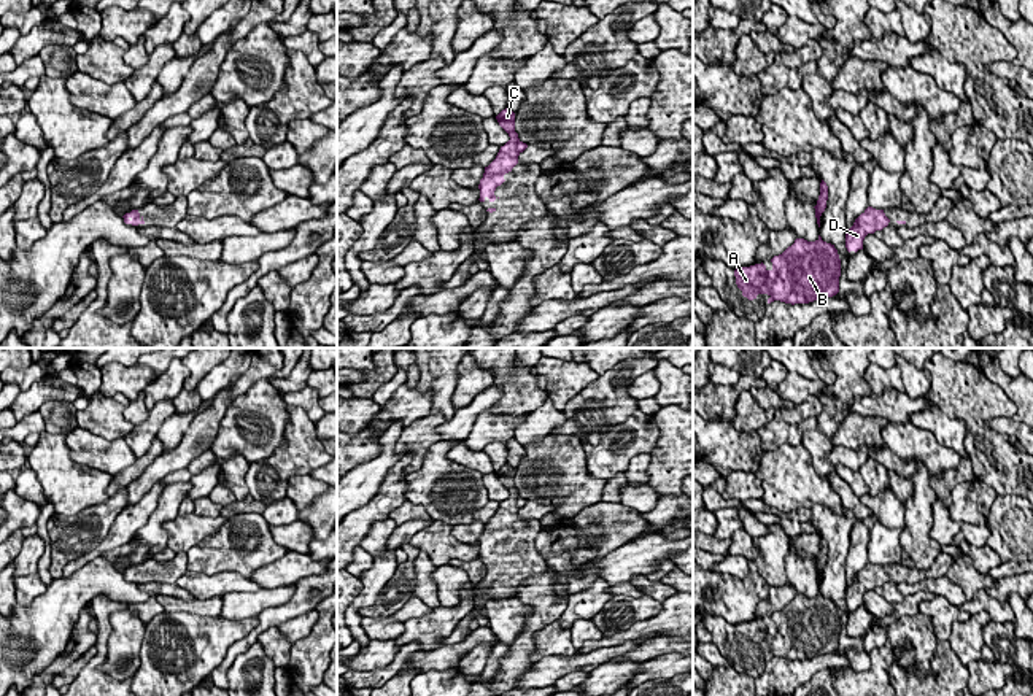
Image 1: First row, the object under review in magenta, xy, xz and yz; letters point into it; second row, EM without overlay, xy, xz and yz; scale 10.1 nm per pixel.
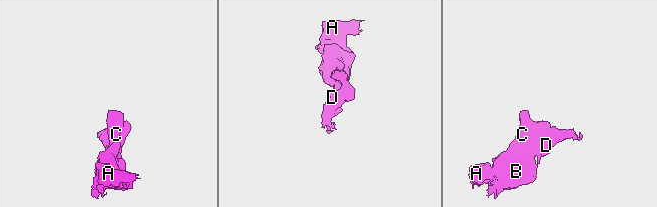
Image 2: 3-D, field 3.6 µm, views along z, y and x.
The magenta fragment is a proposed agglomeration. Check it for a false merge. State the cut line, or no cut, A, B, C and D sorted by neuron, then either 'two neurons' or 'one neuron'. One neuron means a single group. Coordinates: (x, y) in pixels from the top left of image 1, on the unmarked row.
no cut; A B C D; one neuron

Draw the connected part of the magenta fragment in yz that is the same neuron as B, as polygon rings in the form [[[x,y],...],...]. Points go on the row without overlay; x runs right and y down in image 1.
[[[796,594],[782,610],[771,615],[772,624],[755,620],[734,626],[736,640],[749,656],[768,650],[768,659],[809,659],[839,648],[841,615],[834,601],[818,594]]]

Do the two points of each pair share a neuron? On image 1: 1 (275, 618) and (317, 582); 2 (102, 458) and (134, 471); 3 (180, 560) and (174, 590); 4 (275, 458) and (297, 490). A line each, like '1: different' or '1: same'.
1: same
2: different
3: different
4: different

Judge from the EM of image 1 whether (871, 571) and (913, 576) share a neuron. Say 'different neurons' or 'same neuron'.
same neuron

